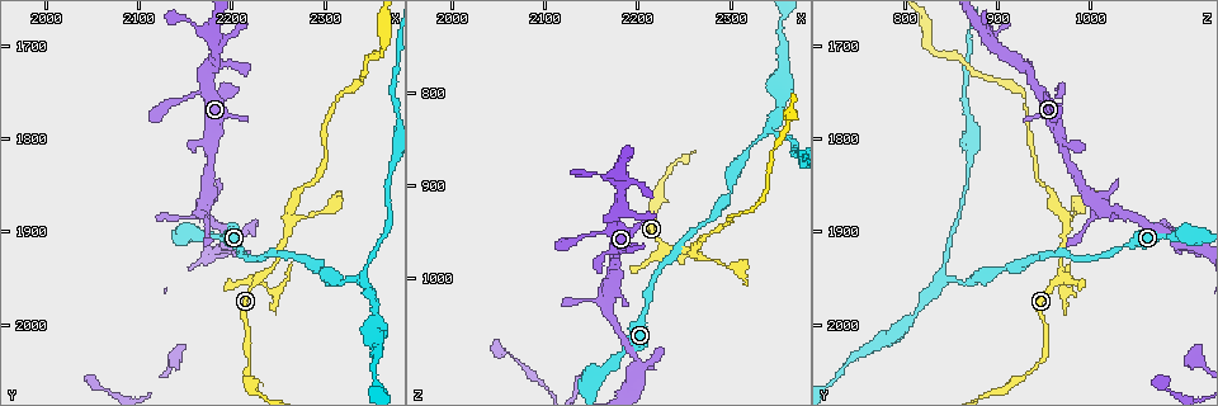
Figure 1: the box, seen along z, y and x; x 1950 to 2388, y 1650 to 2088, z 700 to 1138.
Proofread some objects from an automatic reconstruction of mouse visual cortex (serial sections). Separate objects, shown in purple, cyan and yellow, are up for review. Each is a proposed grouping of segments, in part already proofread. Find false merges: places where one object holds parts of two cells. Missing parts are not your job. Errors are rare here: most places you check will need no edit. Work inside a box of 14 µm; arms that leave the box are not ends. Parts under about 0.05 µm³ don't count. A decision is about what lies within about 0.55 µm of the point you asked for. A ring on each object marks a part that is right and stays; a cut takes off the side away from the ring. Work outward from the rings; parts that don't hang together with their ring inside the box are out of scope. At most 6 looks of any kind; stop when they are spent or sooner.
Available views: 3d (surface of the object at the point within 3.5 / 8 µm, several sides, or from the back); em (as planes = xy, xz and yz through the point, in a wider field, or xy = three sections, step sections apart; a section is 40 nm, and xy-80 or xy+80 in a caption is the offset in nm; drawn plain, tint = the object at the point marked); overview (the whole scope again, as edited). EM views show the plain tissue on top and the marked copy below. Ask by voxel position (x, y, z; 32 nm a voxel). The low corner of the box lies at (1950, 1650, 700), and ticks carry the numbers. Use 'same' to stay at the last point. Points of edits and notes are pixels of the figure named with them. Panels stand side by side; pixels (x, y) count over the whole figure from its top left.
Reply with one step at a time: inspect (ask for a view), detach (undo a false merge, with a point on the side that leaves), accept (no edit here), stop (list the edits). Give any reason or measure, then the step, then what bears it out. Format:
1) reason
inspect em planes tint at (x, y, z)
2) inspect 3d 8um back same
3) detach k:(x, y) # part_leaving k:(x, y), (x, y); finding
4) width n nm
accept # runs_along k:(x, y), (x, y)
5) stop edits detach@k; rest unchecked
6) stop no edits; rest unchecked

abrupt turn
inspect 3d 3.5um at (2235, 1960, 980)

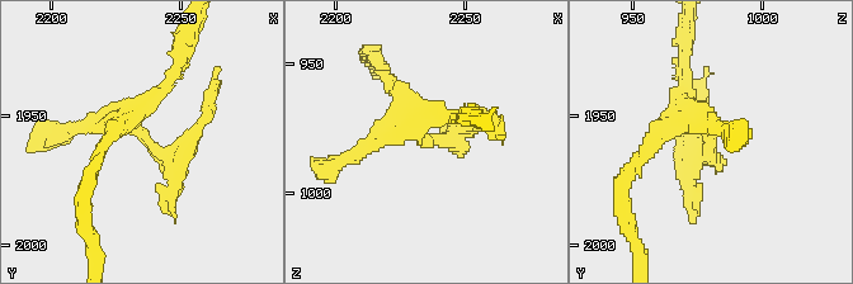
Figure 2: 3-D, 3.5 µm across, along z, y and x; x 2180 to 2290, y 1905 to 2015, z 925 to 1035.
shape alone is not enough
inspect em xy step 1 tint at (2234, 1956, 980)

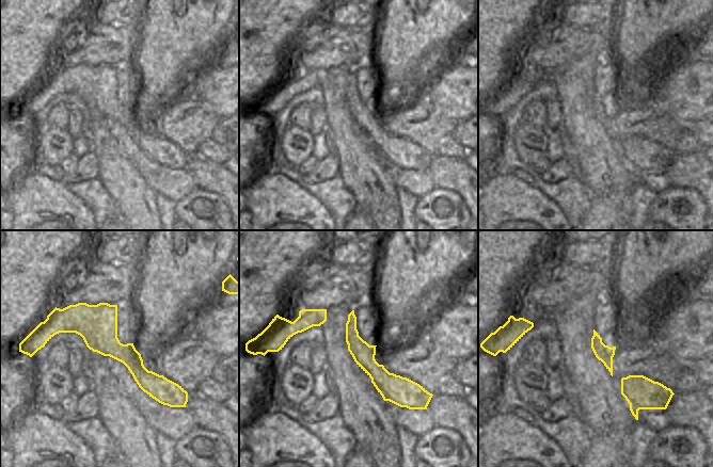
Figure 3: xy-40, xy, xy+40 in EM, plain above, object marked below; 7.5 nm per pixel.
another direction
inspect em xy step 3 tint same

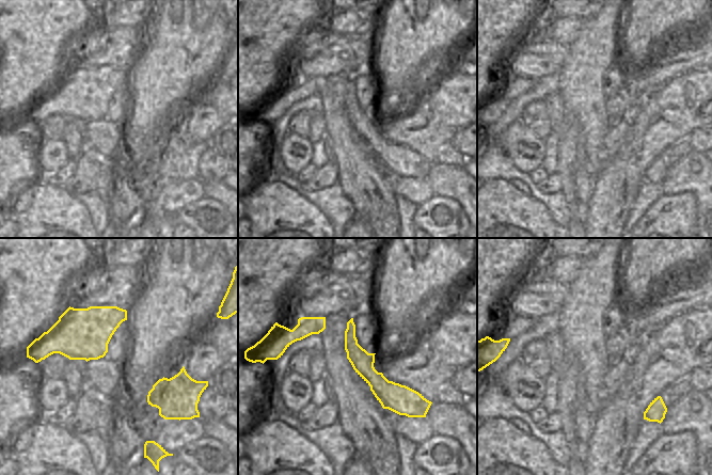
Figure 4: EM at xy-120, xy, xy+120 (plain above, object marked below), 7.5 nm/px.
detach 2:(166, 208) # part_leaving 2:(175, 156), (210, 113), (217, 71); two cells meet here

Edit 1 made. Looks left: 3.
redraw
inspect overview

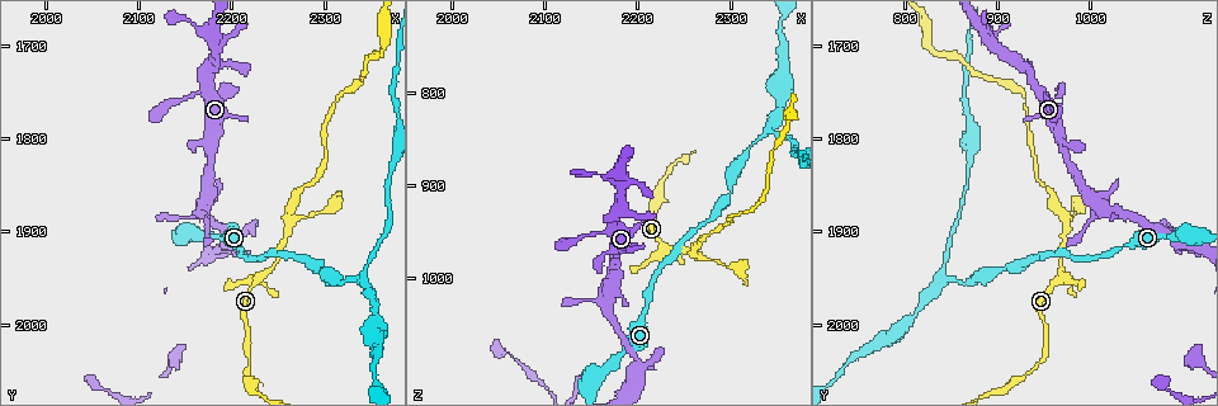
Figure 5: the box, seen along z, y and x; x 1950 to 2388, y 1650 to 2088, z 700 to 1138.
three arms meet
inspect 3d 3.5um at (2335, 1950, 840)

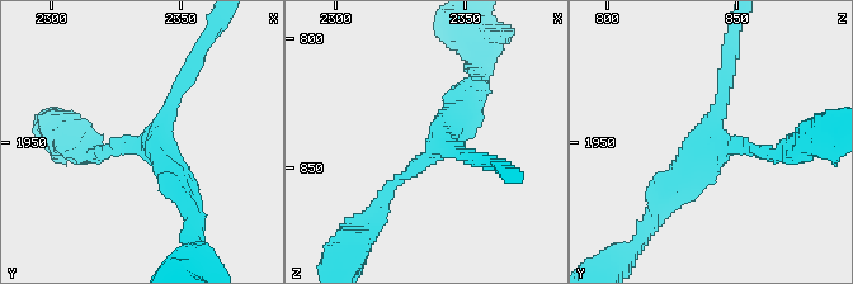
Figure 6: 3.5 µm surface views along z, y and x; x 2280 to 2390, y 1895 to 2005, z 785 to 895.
inspect em xy step 3 tint at (2340, 1949, 841)

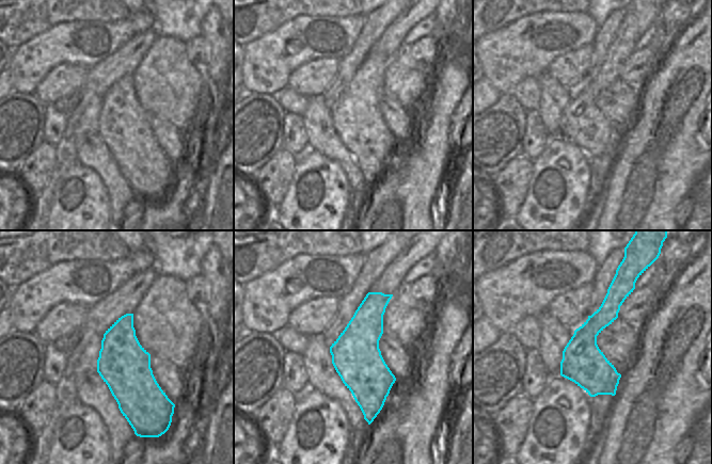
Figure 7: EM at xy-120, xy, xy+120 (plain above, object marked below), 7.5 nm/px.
accept # runs_along 7:(379, 294), (369, 314), (370, 418); one cell here

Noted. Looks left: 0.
stop edits detach@2; rest unchecked

